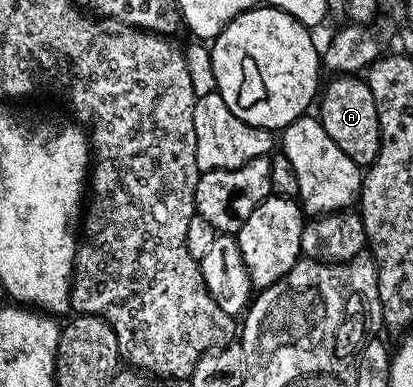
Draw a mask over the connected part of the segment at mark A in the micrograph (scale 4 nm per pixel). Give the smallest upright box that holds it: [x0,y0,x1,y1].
[316,75,382,167]

